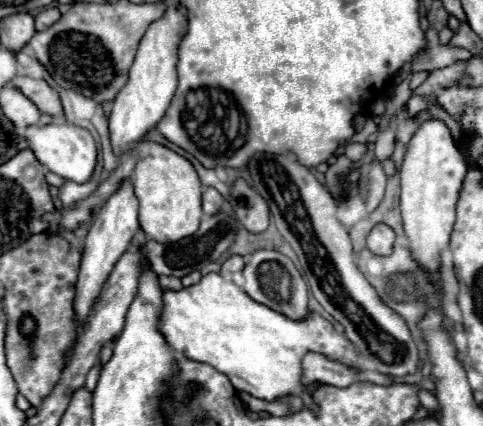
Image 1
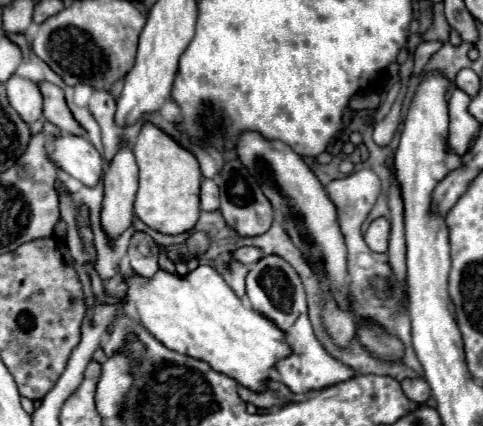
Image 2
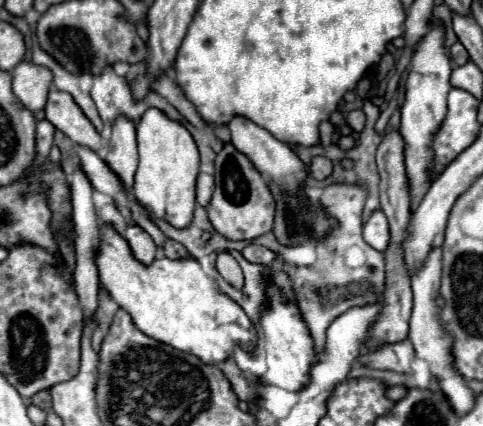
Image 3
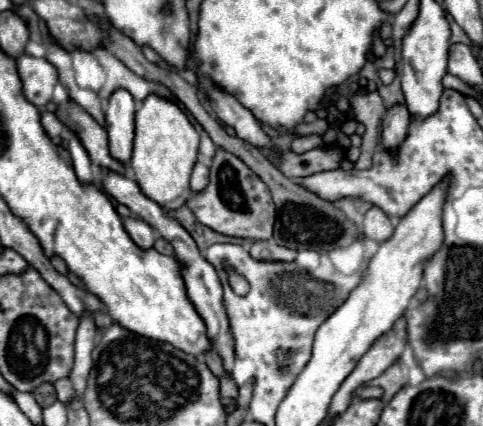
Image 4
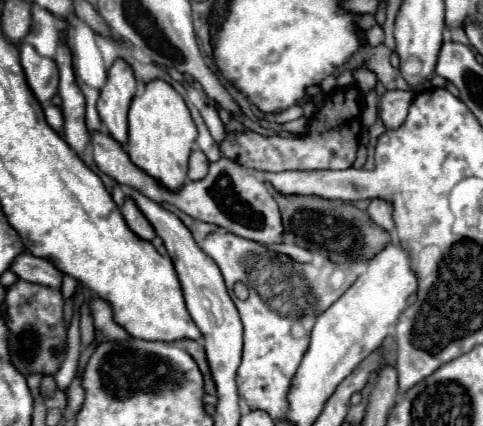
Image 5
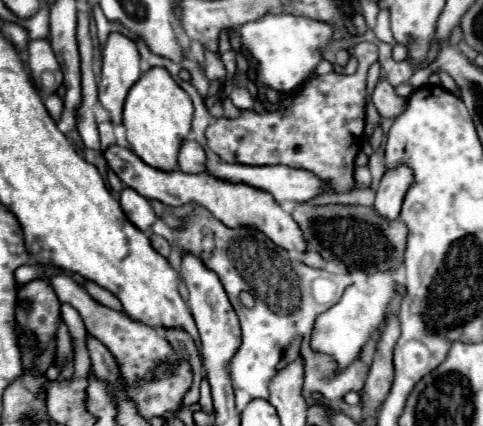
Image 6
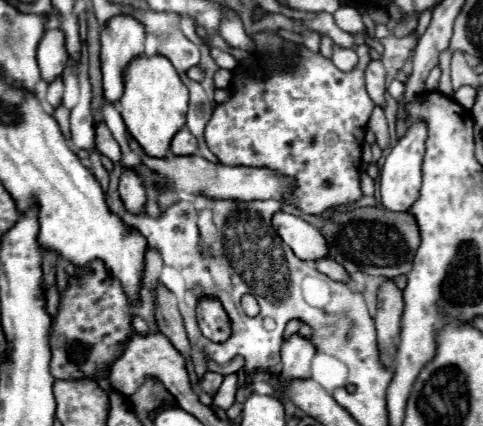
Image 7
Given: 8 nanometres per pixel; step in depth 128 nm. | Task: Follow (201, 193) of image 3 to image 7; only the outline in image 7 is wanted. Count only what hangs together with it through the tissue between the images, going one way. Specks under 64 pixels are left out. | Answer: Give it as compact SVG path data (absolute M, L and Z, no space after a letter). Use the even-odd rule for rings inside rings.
M182 128L174 134L172 142L170 142L170 152L176 156L188 156L188 154L196 154L196 138L188 132L188 128Z

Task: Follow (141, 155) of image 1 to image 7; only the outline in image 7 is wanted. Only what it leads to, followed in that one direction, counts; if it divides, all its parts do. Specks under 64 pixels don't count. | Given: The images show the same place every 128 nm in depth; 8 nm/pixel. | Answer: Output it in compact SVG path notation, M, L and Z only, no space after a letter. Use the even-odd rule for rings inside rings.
M136 56L124 68L124 94L118 100L118 110L128 132L138 140L148 156L164 158L170 152L172 136L184 126L188 112L188 88L182 84L176 68L166 56Z

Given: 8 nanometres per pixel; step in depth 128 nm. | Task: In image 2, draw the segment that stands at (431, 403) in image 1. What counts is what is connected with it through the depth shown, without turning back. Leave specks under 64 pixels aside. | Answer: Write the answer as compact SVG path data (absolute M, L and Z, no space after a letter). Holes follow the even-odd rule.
M406 378L400 382L400 386L402 386L402 392L406 394L406 398L416 404L426 402L430 396L430 386L424 382L424 378Z

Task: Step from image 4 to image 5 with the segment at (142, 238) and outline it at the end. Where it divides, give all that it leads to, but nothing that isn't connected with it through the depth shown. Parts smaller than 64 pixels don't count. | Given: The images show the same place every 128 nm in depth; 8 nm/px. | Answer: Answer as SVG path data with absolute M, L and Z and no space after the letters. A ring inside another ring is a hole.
M126 198L120 210L122 210L122 216L124 216L126 224L130 226L130 230L136 236L140 236L144 240L152 240L156 236L152 224L146 220L146 216L140 212L140 208L136 208L136 202L132 198Z

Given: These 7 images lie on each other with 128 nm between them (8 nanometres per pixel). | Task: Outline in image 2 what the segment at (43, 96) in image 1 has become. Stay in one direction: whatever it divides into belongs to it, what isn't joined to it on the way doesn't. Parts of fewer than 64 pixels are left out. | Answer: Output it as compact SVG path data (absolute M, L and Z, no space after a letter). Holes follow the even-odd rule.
M40 82L40 90L44 96L44 118L52 124L56 124L62 134L74 134L74 136L84 136L84 128L76 124L66 100L64 100L64 90L50 84L50 82Z

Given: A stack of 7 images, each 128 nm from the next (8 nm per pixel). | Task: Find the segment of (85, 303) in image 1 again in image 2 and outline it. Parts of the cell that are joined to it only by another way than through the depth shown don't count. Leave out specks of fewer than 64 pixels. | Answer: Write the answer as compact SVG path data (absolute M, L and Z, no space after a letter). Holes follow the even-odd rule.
M124 144L120 152L104 168L104 208L102 226L110 238L120 236L132 226L132 206L138 188L138 168L130 144Z

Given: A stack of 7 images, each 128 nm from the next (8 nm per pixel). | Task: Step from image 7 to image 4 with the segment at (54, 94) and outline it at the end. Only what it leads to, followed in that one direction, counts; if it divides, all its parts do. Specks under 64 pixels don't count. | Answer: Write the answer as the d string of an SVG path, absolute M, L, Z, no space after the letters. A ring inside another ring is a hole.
M44 112L42 114L42 126L44 126L44 130L50 138L58 138L64 130L64 124L58 120L58 116L54 112Z

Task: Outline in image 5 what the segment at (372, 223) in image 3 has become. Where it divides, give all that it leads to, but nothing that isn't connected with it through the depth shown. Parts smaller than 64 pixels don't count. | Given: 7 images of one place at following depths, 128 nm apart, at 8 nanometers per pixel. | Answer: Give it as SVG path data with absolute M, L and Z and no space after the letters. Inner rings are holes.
M380 198L372 200L370 206L368 206L368 214L370 214L370 218L372 218L378 226L382 226L384 230L388 230L388 232L394 230L392 204L388 204L388 200L380 200Z

